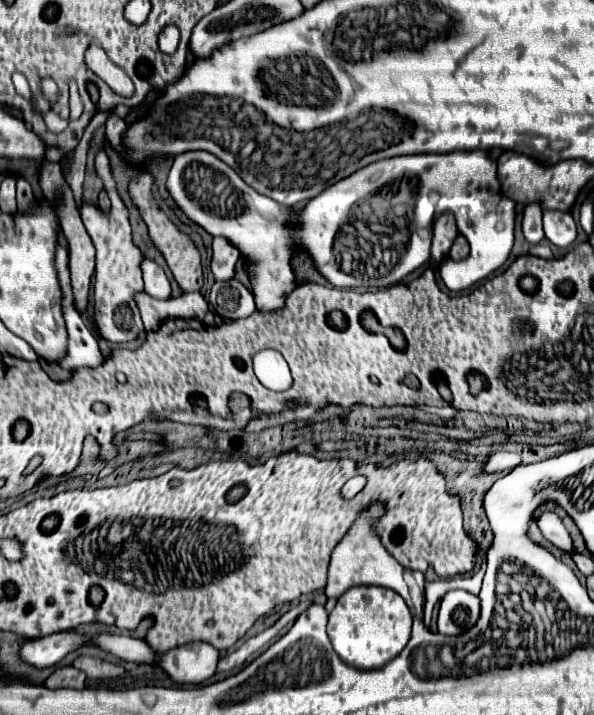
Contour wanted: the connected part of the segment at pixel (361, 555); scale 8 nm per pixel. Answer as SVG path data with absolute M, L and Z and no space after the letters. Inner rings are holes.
M378 499L372 501L356 517L356 521L348 529L348 533L342 537L342 541L332 551L332 559L330 559L330 567L328 567L328 583L324 589L328 599L338 599L346 593L346 589L356 587L356 585L380 585L380 587L406 585L406 579L404 579L406 569L386 551L386 547L378 539L378 531L374 525L376 525L376 521L380 521L382 515L386 515L384 503Z

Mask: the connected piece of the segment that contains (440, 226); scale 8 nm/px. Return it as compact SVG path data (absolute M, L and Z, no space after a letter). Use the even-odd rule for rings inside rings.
M446 213L446 215L436 219L434 235L432 235L432 253L430 253L430 265L432 267L438 267L440 261L448 257L456 235L458 235L458 229L456 229L454 217L450 217Z

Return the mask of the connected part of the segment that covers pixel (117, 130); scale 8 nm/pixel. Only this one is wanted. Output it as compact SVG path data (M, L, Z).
M110 115L108 121L106 121L106 137L110 141L110 145L120 151L120 135L122 135L122 129L126 127L124 119L118 117L118 115Z

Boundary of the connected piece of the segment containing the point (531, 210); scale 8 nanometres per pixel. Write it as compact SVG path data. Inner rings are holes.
M532 201L532 205L526 207L524 211L524 221L522 221L522 231L528 243L536 245L544 239L544 229L542 229L542 203Z

